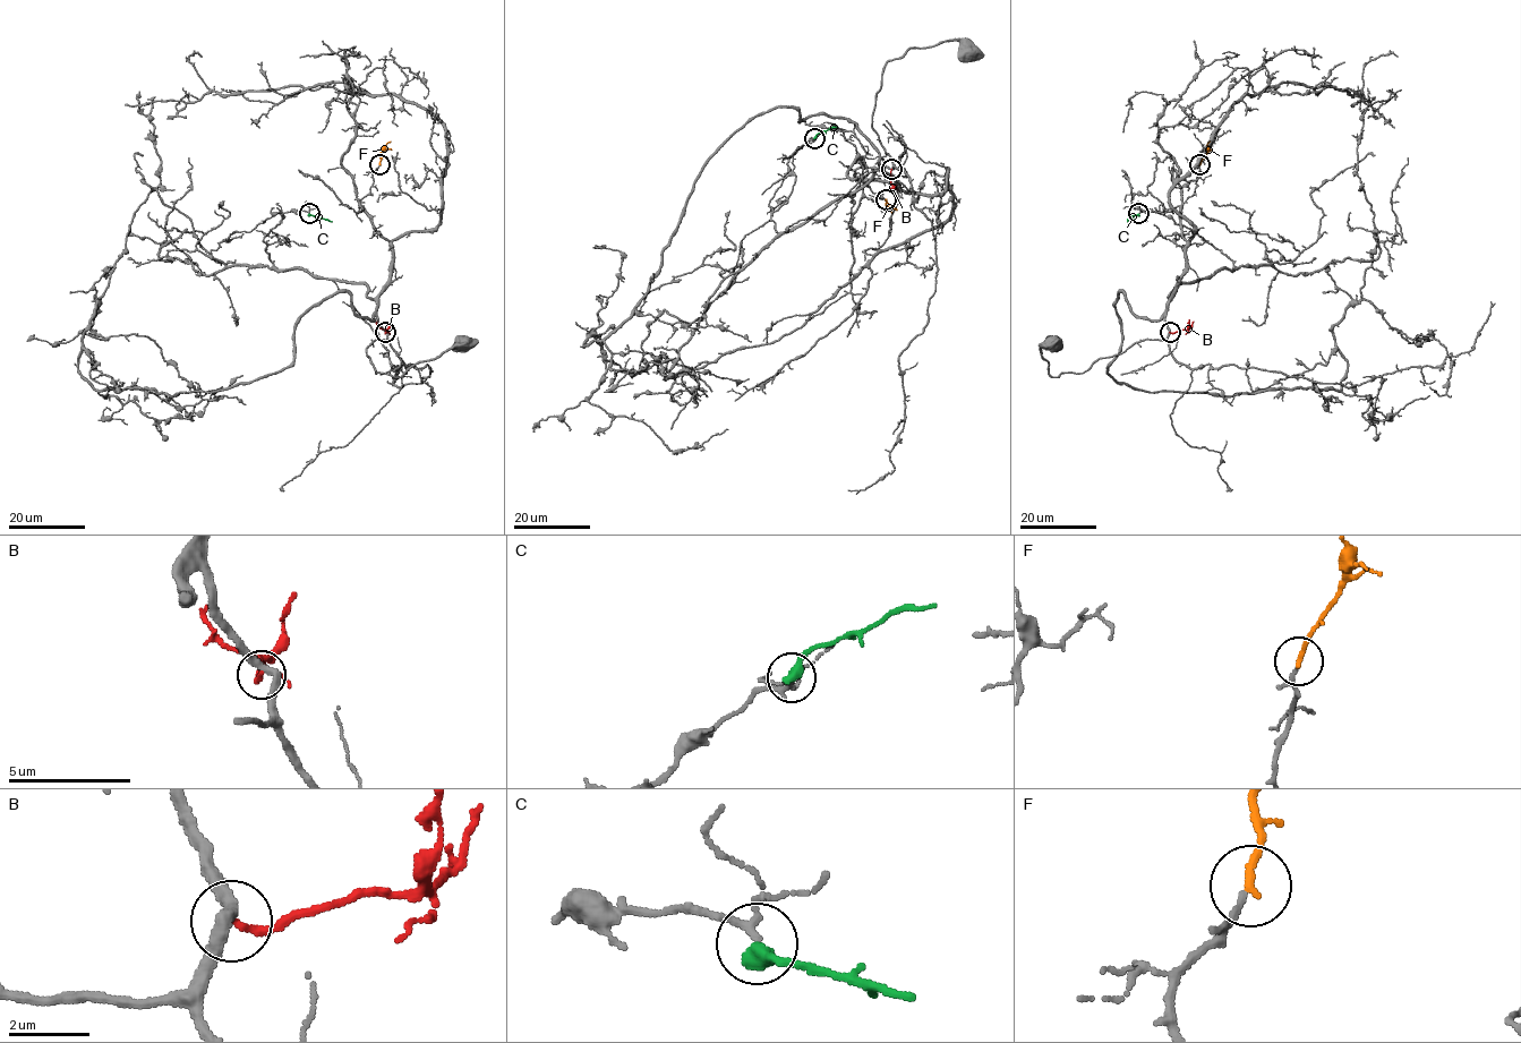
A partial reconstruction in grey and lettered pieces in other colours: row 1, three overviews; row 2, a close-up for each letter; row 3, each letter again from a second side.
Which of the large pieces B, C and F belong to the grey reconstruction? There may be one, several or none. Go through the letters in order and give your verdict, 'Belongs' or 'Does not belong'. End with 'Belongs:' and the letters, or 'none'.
B: Does not belong
C: Belongs
F: Belongs
Belongs: C, F

